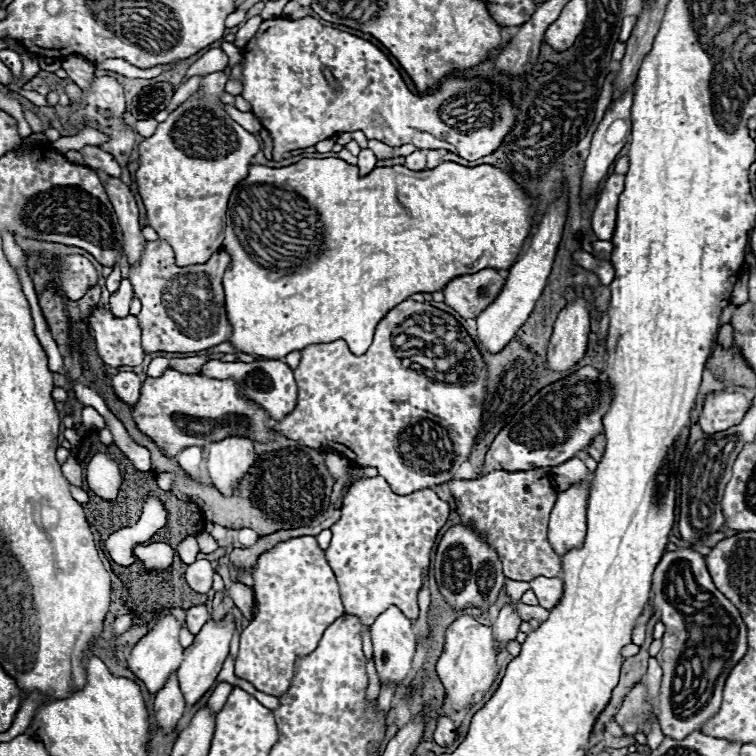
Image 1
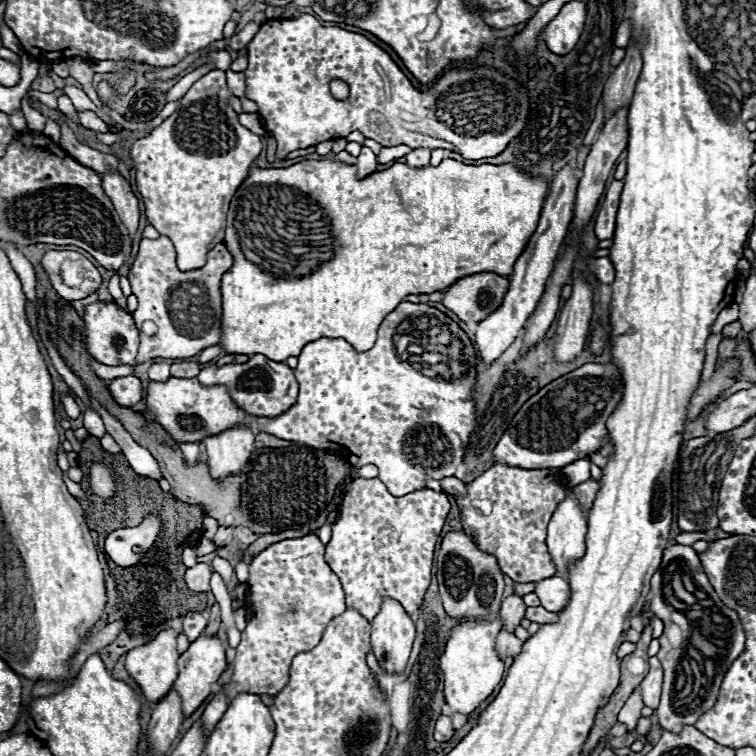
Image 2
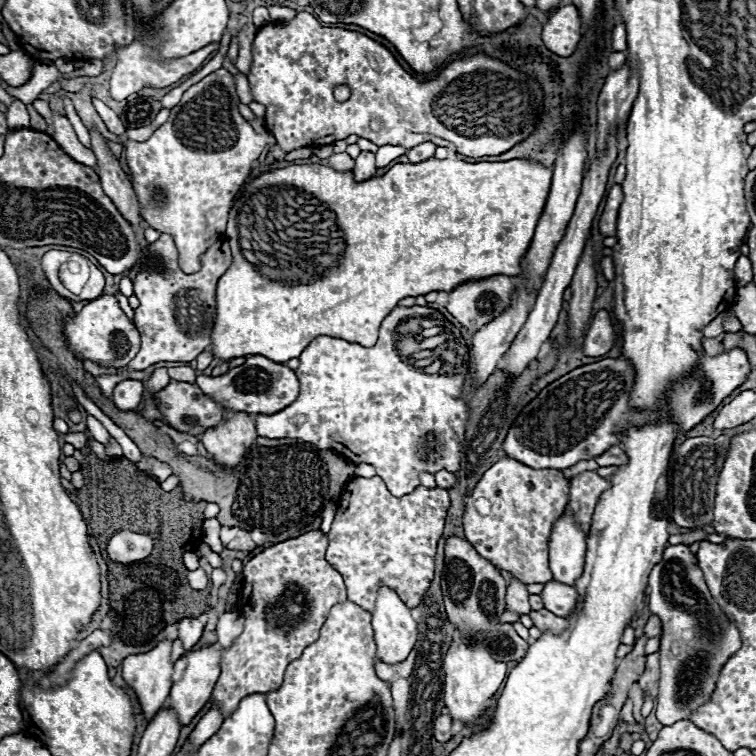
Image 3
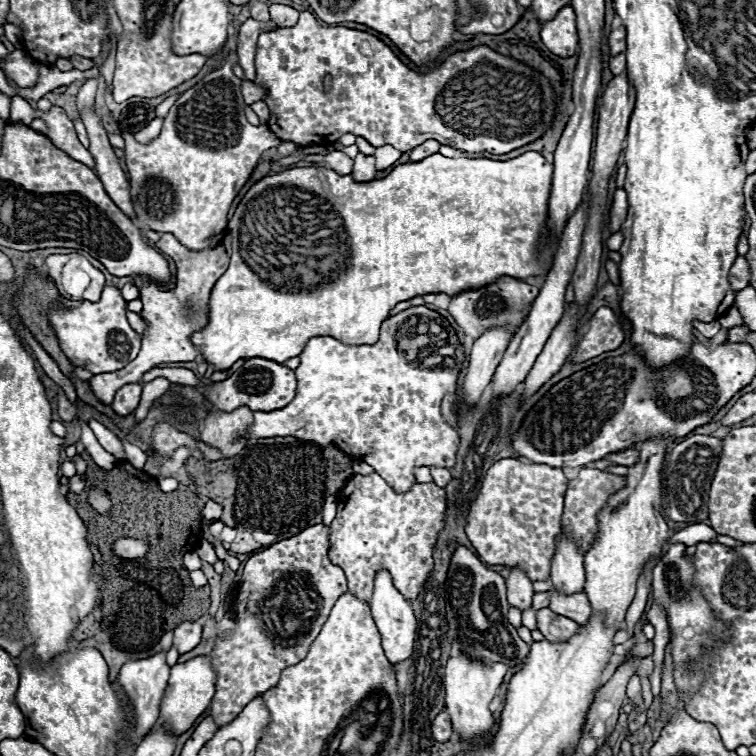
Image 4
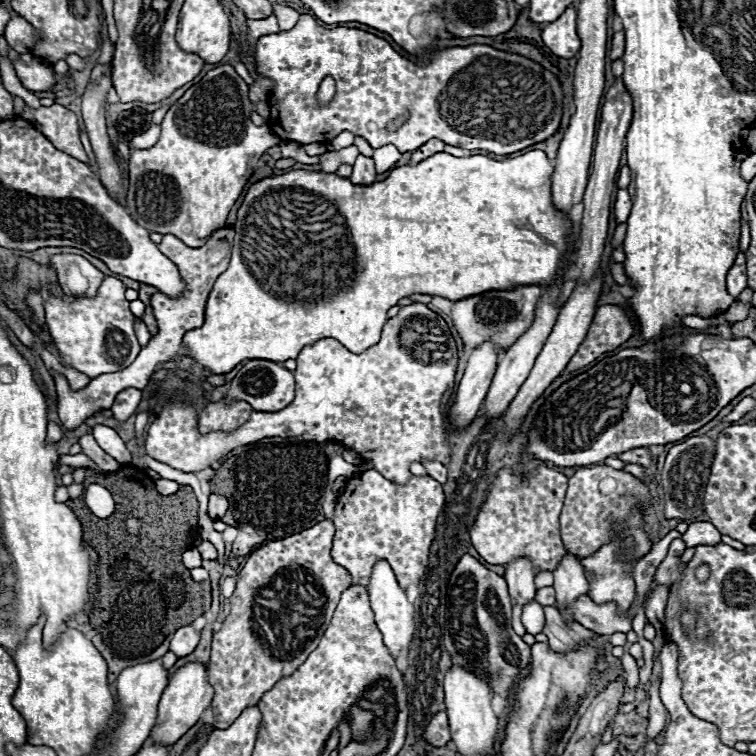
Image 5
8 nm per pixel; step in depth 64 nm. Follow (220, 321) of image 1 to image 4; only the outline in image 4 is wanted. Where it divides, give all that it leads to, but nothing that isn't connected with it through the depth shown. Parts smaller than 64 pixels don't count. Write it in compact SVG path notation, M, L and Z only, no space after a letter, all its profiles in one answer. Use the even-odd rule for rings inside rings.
M164 234L154 246L158 252L162 252L174 264L176 282L174 282L174 288L164 288L154 282L144 282L144 288L140 290L140 300L144 304L140 316L148 328L146 328L146 334L142 340L142 350L136 356L136 360L132 360L126 368L92 376L90 388L102 404L112 404L114 394L124 384L142 384L142 376L162 362L196 360L198 348L190 342L190 334L202 330L208 324L210 290L212 290L214 282L228 270L228 264L230 264L230 254L222 240L200 252L192 252L192 250L184 248L172 234Z

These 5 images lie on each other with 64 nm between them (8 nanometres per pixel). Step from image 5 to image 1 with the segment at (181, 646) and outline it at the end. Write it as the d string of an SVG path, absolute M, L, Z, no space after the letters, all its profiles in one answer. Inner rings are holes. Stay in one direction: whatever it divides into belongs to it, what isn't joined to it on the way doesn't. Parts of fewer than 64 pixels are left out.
M194 606L186 612L186 628L196 636L196 632L200 632L200 628L210 620L210 612L206 606Z

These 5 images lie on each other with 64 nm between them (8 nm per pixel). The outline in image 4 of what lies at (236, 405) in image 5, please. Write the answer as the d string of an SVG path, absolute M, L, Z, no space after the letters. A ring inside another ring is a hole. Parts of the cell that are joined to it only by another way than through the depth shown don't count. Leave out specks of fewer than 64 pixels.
M240 406L232 412L212 408L202 420L200 440L218 448L226 458L232 458L246 446L248 440L244 438L244 432L252 422L254 418L248 406Z

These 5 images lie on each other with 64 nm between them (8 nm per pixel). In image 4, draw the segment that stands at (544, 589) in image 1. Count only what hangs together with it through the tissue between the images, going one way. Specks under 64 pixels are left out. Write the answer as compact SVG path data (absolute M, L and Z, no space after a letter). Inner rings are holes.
M552 590L550 608L560 616L568 616L568 618L576 620L578 624L588 624L590 616L592 616L592 606L584 592L564 596L564 594L558 594L556 590Z

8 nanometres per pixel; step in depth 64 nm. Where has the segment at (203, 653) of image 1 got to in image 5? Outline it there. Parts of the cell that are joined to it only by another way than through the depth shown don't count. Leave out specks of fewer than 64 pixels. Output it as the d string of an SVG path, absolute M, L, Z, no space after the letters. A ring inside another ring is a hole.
M186 664L184 668L180 668L168 682L160 704L158 704L158 718L156 724L150 732L150 740L156 740L158 744L164 746L172 746L176 740L180 740L202 716L202 712L210 706L214 696L212 686L206 680L206 668L202 664Z

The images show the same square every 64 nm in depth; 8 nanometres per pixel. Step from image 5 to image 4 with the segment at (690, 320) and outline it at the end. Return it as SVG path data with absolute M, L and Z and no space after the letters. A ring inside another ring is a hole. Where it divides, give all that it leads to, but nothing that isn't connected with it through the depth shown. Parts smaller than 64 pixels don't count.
M694 320L692 326L694 326L700 334L704 334L706 338L712 338L712 336L720 330L720 322L718 322L718 320L712 320L712 322L700 322L700 320Z

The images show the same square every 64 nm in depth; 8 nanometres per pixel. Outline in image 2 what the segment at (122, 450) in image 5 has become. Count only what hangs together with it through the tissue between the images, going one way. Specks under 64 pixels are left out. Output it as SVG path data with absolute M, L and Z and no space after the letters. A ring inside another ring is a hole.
M92 410L84 412L84 428L90 432L90 436L96 436L96 438L102 438L106 434L102 418Z

